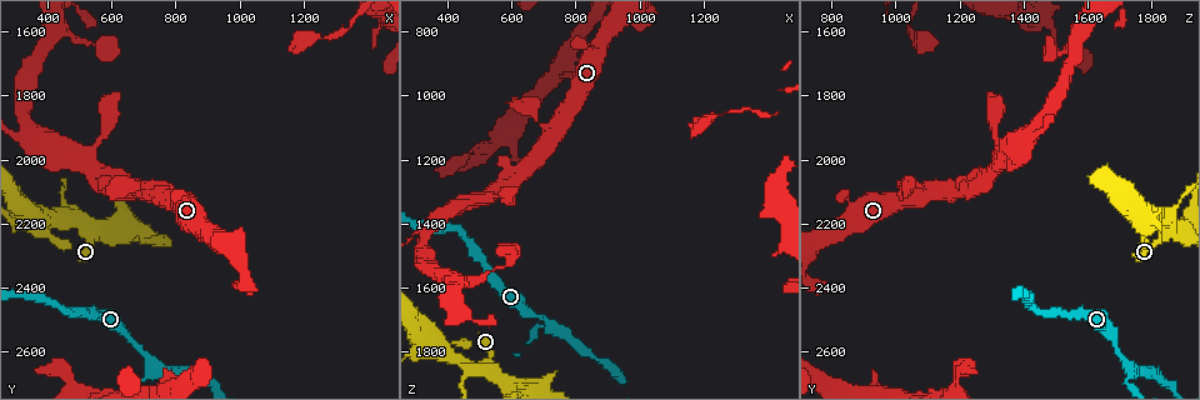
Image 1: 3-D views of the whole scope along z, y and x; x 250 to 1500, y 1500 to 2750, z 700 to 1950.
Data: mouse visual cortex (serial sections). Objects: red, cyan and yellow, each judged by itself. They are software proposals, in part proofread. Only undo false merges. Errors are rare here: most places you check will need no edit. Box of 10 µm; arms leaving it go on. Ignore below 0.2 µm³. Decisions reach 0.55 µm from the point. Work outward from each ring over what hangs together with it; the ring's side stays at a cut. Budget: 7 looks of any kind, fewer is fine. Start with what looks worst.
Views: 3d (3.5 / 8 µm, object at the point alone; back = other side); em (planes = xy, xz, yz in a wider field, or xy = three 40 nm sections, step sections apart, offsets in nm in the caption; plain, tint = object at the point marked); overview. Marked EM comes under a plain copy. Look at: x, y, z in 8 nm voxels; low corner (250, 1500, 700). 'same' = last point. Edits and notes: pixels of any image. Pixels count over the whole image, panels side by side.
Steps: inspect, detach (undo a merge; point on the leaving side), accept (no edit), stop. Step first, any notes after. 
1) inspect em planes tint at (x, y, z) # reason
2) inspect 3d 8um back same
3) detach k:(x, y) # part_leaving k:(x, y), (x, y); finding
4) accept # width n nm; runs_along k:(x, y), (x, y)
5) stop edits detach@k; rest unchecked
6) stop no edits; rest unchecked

inspect 3d 3.5um at (330, 1910, 1430) # two arms in line, one across

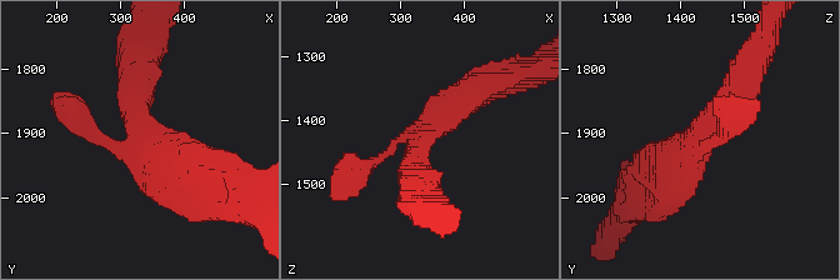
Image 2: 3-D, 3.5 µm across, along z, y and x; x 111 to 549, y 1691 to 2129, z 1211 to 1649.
inspect em planes tint at (330, 1915, 1420) # arms 3; arm_widths 150, 400, 400 nm; need the tissue

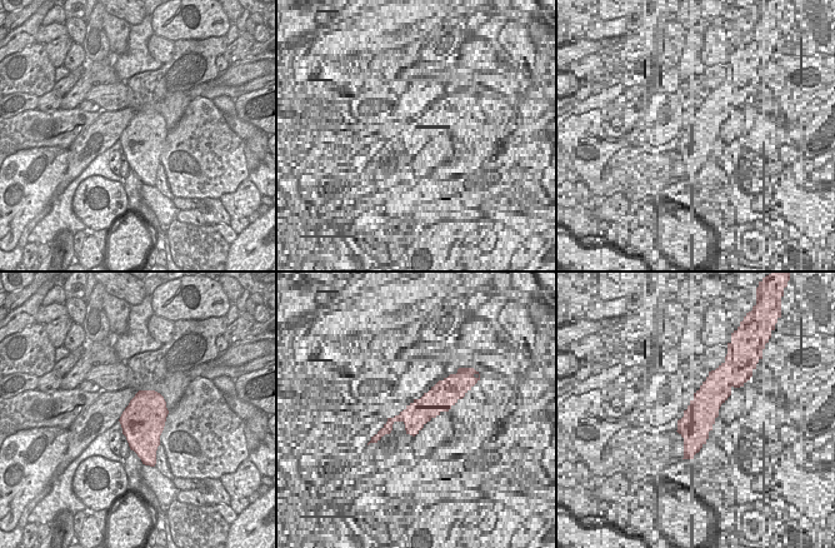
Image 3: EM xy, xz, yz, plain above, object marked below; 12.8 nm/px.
inspect em xy step 2 tint same

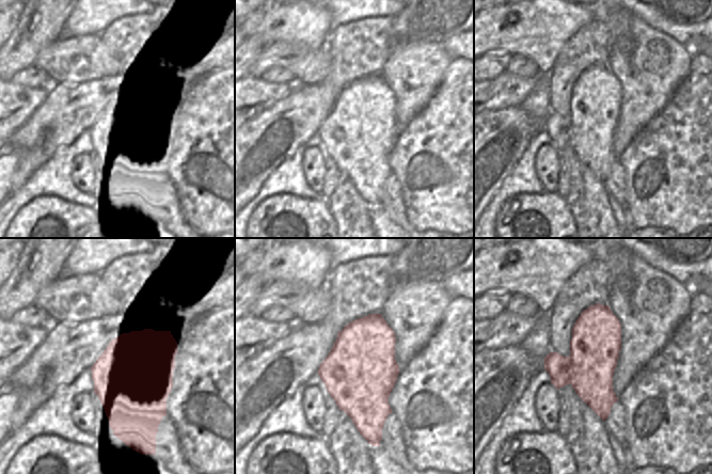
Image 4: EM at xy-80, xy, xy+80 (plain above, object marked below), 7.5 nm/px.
accept # runs_along 2:(650, 179), (689, 151), (746, 75); continuous, no second cell

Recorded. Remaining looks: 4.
inspect 3d 3.5um at (750, 2650, 1720) # branch point

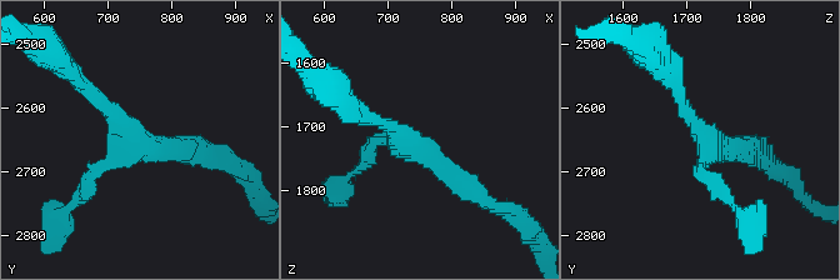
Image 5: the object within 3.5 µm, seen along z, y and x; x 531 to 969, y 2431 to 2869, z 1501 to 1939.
inspect em xy step 3 tint at (740, 2640, 1725) # arms 3; arm_widths 150, 200, 300 nm; now the EM

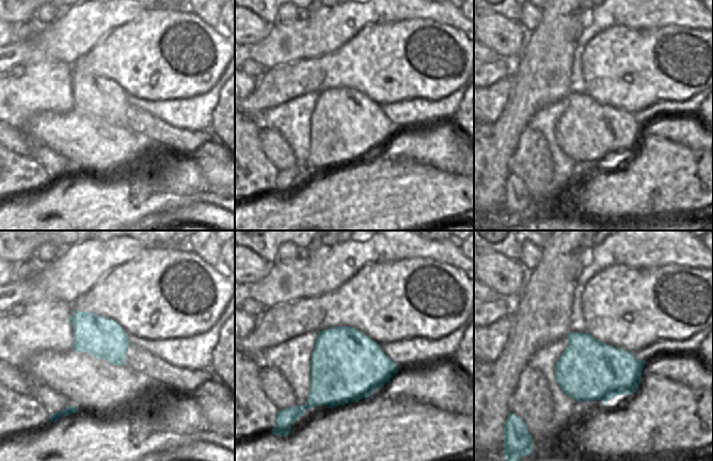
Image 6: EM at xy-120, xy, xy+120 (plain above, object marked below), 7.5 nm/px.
accept # runs_along 5:(355, 109), (389, 125), (478, 193); all the same cell

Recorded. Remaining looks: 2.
inspect 3d 3.5um at (370, 2180, 1800)

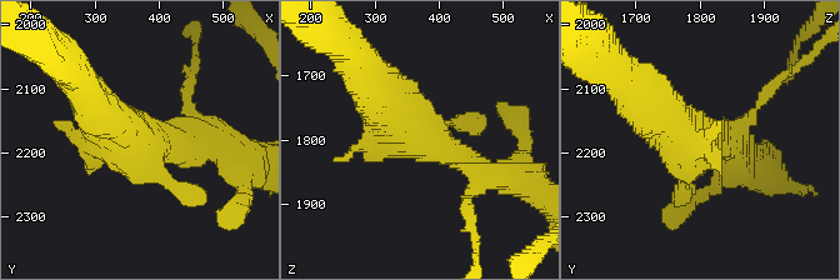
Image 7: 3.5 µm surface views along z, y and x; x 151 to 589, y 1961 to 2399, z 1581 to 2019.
inspect em xy step 5 tint at (375, 2185, 1800)

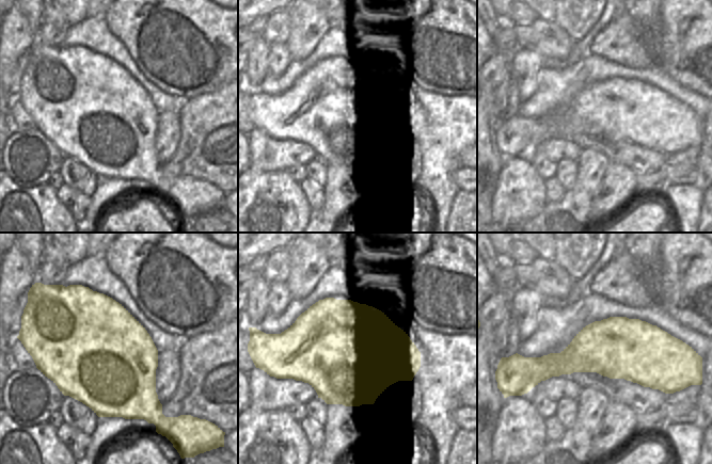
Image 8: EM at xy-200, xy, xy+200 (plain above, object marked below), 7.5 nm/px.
accept # width 750 nm; runs_along 7:(475, 166), (429, 141), (360, 74); one cell here

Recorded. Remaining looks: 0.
stop no edits; rest unchecked

